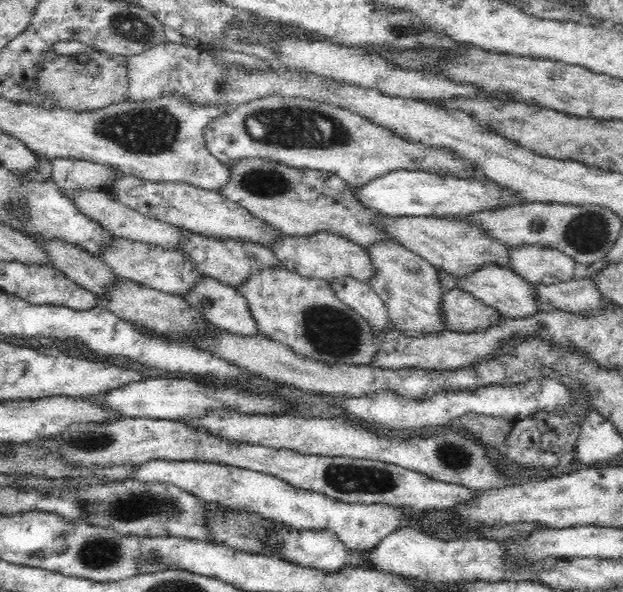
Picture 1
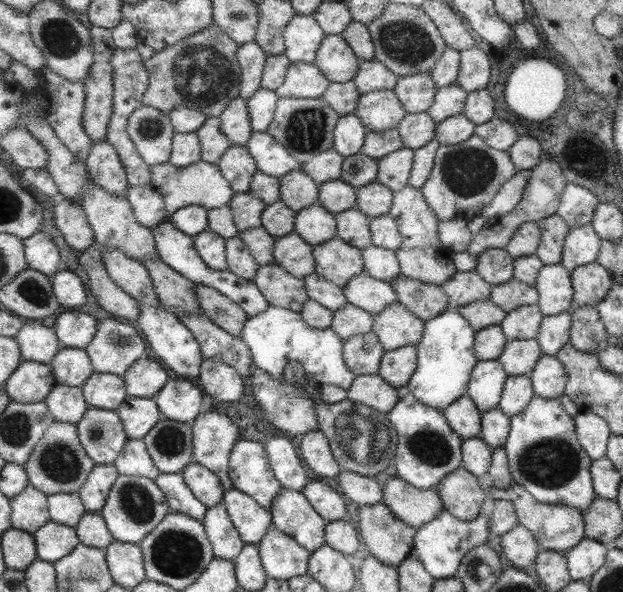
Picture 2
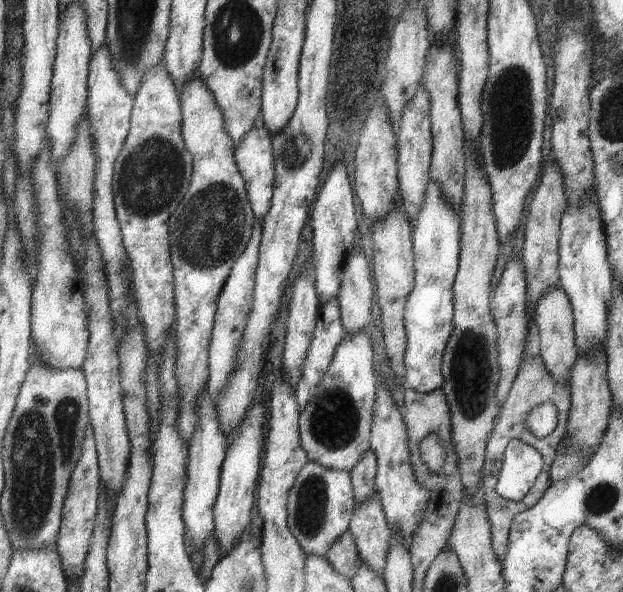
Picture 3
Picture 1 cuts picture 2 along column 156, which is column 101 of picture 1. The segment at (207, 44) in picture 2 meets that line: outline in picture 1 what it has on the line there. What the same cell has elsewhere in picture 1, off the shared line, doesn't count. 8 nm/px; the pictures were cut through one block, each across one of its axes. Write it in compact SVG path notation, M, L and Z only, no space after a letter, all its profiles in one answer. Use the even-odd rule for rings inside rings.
M52 50L48 52L46 62L40 67L40 89L58 99L58 104L53 108L89 111L115 105L129 98L129 78L124 56L98 50L67 56Z

